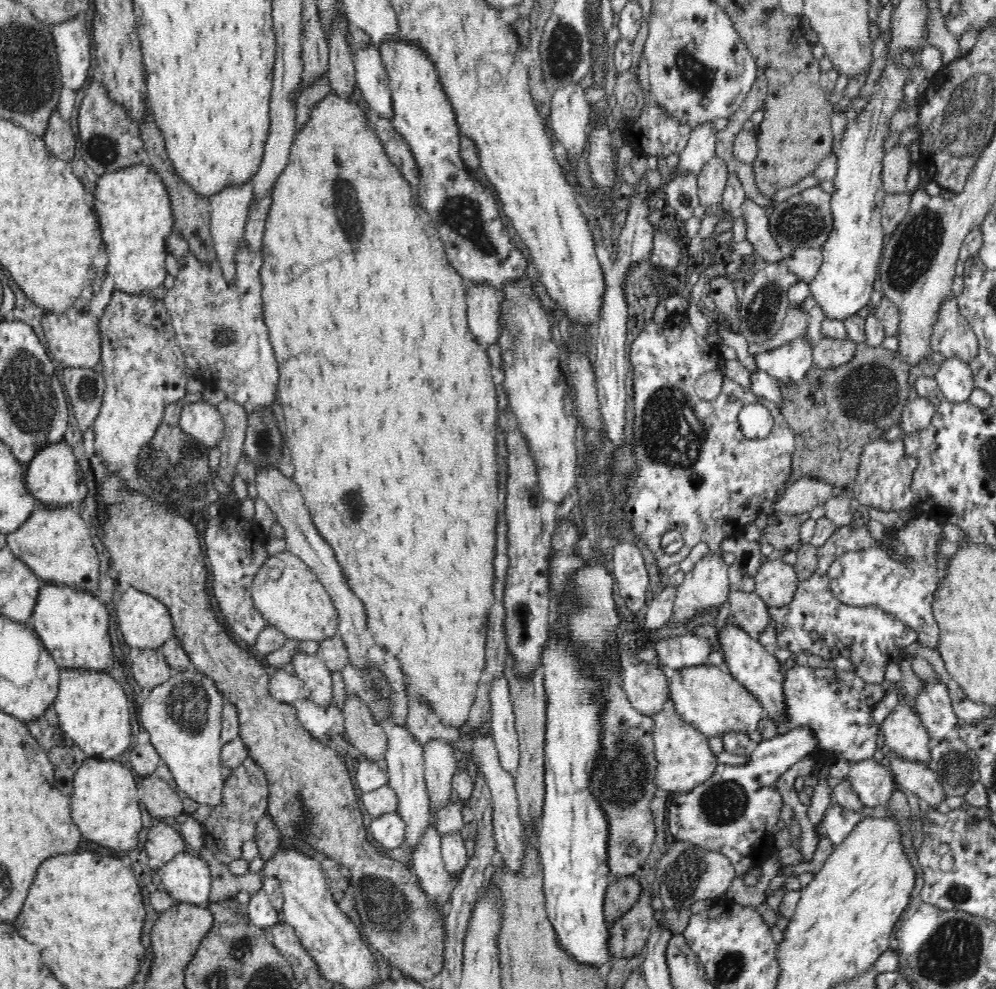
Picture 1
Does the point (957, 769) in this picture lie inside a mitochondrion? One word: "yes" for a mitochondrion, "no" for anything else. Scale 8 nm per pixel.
yes

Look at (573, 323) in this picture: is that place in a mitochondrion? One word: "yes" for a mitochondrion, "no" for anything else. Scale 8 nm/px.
no

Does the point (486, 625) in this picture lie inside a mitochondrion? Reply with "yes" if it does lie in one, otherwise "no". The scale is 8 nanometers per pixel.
no

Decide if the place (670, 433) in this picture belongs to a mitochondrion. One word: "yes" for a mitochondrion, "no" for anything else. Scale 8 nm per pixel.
yes

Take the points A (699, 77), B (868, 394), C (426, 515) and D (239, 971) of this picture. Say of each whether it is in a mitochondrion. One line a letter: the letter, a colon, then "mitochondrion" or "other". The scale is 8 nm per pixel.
A: mitochondrion
B: mitochondrion
C: other
D: mitochondrion

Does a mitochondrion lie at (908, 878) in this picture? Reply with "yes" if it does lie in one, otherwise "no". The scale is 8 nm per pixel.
no

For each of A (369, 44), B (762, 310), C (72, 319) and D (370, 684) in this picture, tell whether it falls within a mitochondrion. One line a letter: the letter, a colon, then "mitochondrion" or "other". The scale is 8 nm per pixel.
A: other
B: mitochondrion
C: other
D: mitochondrion

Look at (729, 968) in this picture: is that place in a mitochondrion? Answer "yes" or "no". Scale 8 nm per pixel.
yes

